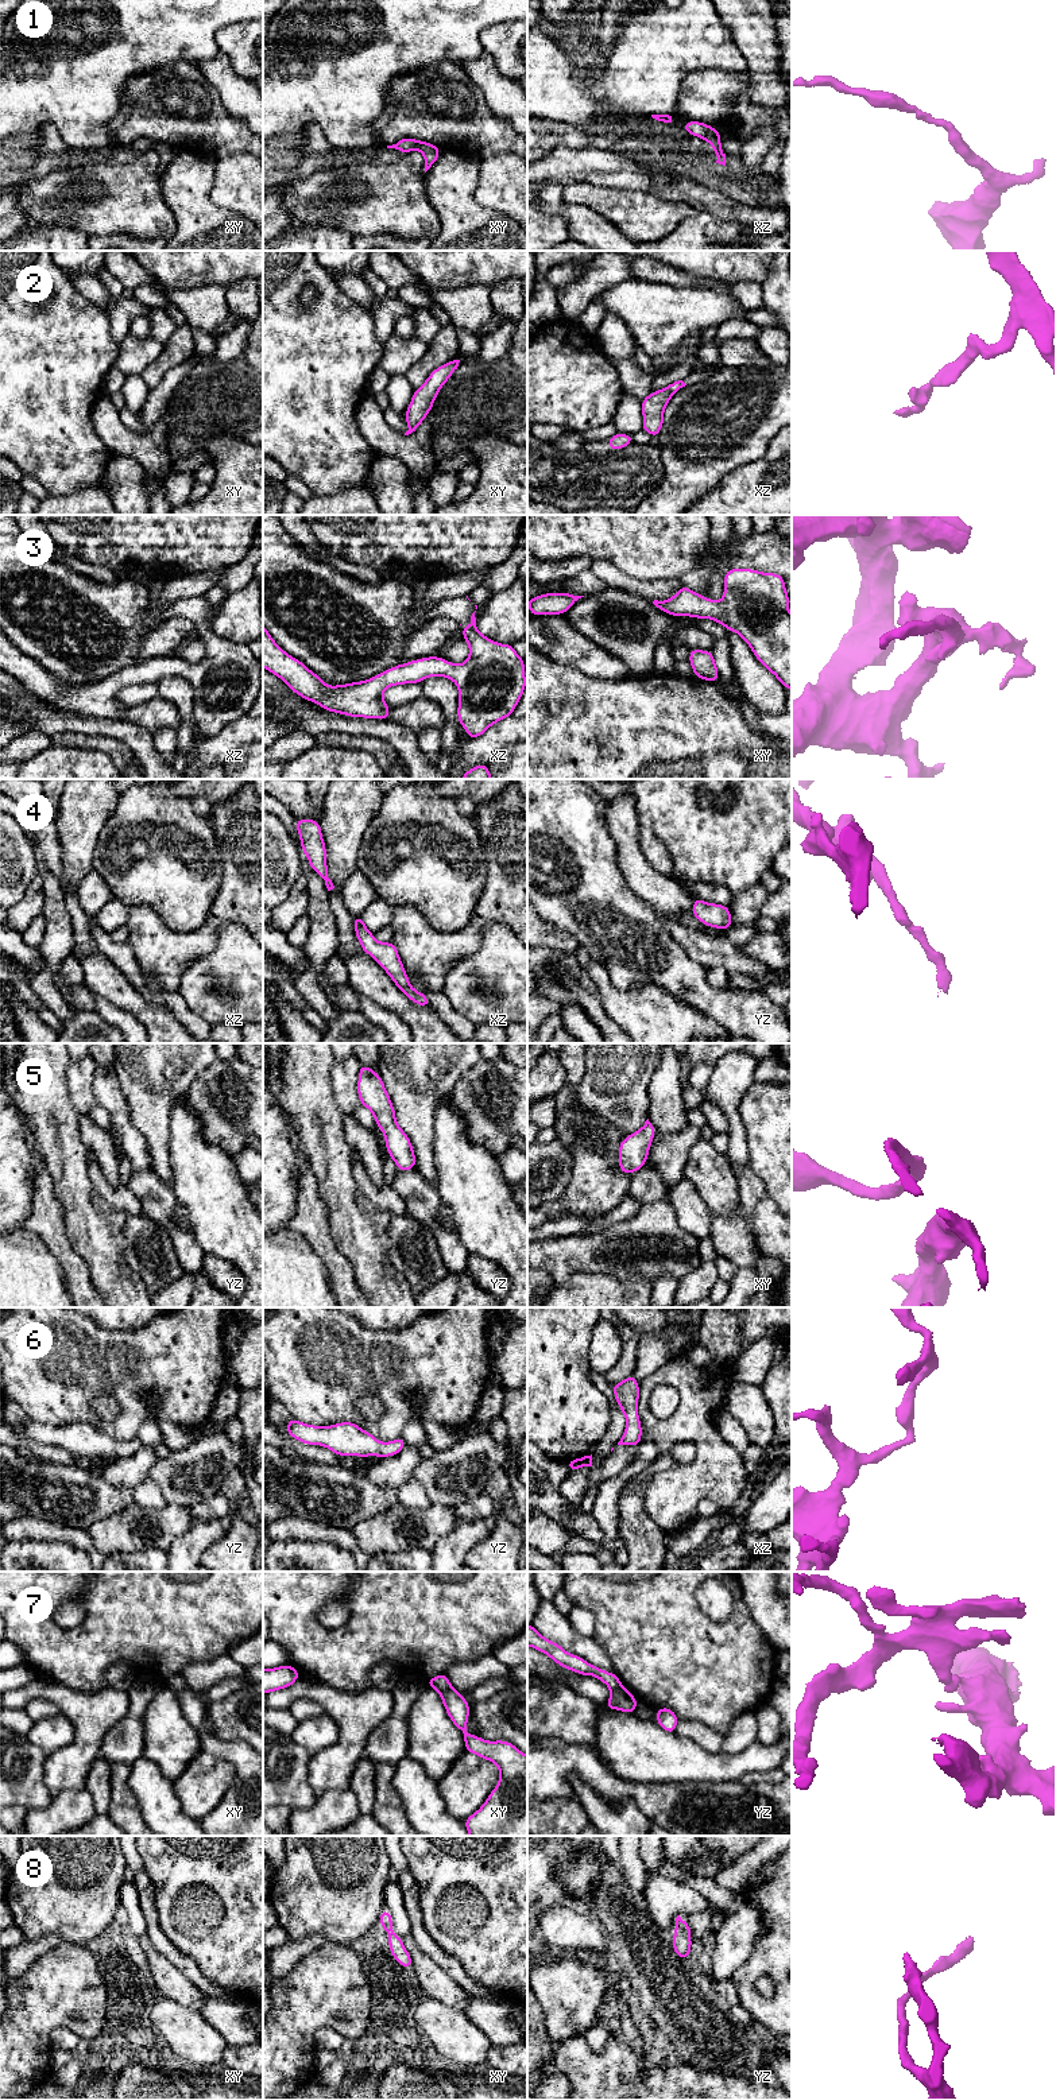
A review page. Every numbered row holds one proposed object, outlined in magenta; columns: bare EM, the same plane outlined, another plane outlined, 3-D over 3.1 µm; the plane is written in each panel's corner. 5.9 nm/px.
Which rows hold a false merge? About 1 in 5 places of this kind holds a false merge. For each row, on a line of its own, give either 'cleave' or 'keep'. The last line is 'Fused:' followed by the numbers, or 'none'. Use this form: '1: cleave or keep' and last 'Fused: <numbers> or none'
1: keep
2: keep
3: keep
4: keep
5: keep
6: keep
7: cleave
8: keep
Fused: 7

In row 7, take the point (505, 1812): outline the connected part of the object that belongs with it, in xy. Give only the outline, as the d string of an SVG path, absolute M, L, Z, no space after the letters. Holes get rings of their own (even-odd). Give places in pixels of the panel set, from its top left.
M450 1688L440 1693L446 1715L463 1732L465 1751L494 1762L500 1771L498 1786L464 1825L469 1836L527 1836L527 1755L514 1744L487 1741L467 1732L468 1701Z

